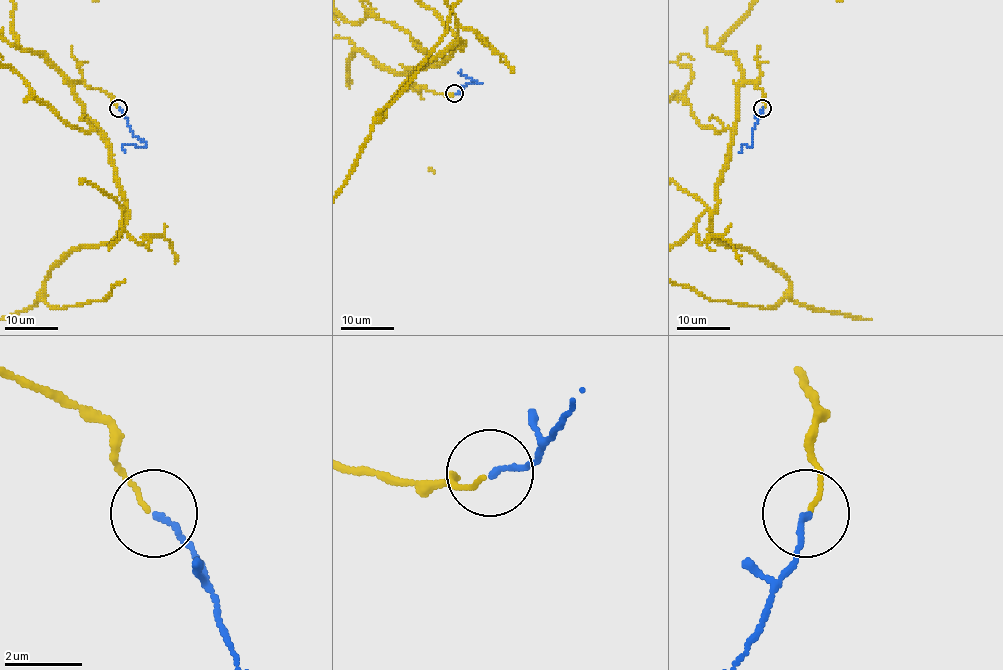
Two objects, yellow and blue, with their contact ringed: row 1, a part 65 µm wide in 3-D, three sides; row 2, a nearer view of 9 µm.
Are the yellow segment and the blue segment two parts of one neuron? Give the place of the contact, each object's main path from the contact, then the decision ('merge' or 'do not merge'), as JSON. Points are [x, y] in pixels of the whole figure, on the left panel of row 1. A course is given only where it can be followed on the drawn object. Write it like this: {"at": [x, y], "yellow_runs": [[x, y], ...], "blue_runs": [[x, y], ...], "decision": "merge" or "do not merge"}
{"at": [118, 108], "blue_runs": [[119, 108], [132, 133], [145, 145], [125, 143], [124, 151]], "decision": "merge"}

